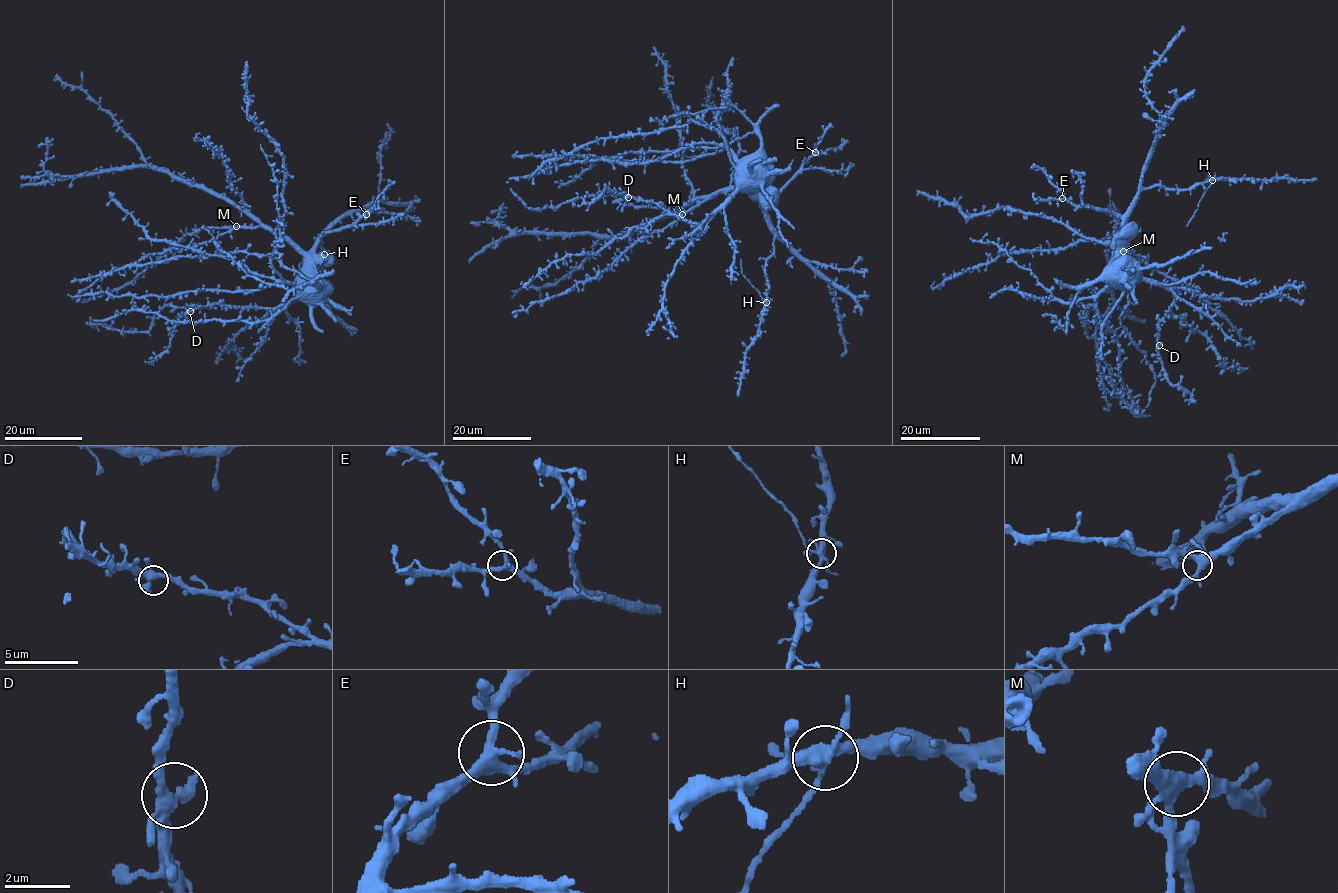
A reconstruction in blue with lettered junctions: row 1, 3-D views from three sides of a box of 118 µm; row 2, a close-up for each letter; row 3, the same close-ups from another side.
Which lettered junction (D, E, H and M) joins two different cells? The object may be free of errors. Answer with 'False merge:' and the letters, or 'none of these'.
False merge: none of these

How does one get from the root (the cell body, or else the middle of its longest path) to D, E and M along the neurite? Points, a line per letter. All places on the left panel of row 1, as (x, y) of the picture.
D: (316, 286), (316, 291), (303, 300), (295, 298), (276, 309), (217, 304), (190, 311)
E: (316, 286), (316, 291), (324, 288), (324, 281), (314, 264), (316, 242), (331, 230), (352, 225), (366, 214)
M: (316, 286), (316, 291), (306, 284), (306, 259), (286, 240), (262, 227), (236, 226)

